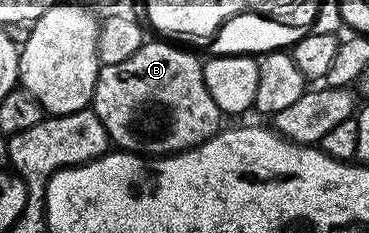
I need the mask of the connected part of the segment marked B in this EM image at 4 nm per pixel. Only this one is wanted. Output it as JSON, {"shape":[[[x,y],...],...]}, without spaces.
{"shape":[[[161,38],[153,39],[142,44],[141,48],[135,50],[135,54],[131,54],[131,58],[126,58],[124,62],[101,65],[91,105],[99,122],[103,122],[110,141],[118,149],[150,158],[172,156],[175,152],[197,148],[211,139],[223,124],[223,113],[219,110],[219,106],[215,106],[215,98],[207,94],[201,69],[202,61],[196,60],[191,53],[176,48],[173,45],[176,43],[166,42]]]}

